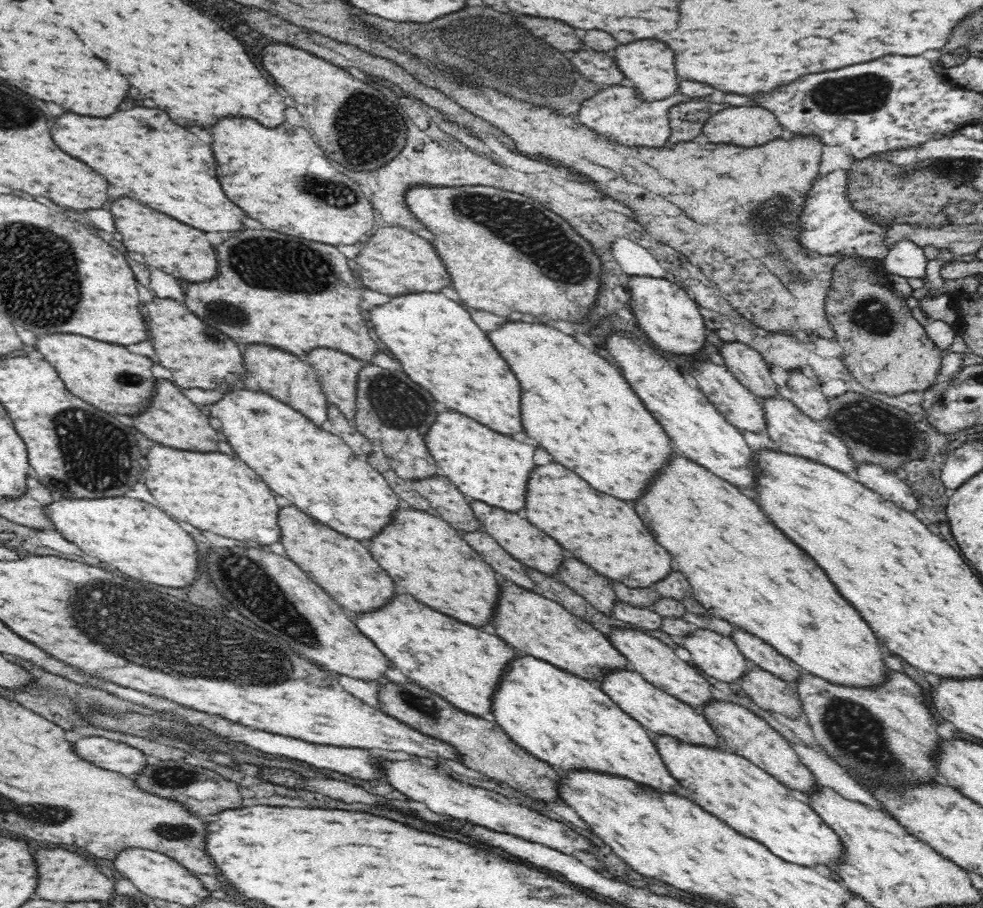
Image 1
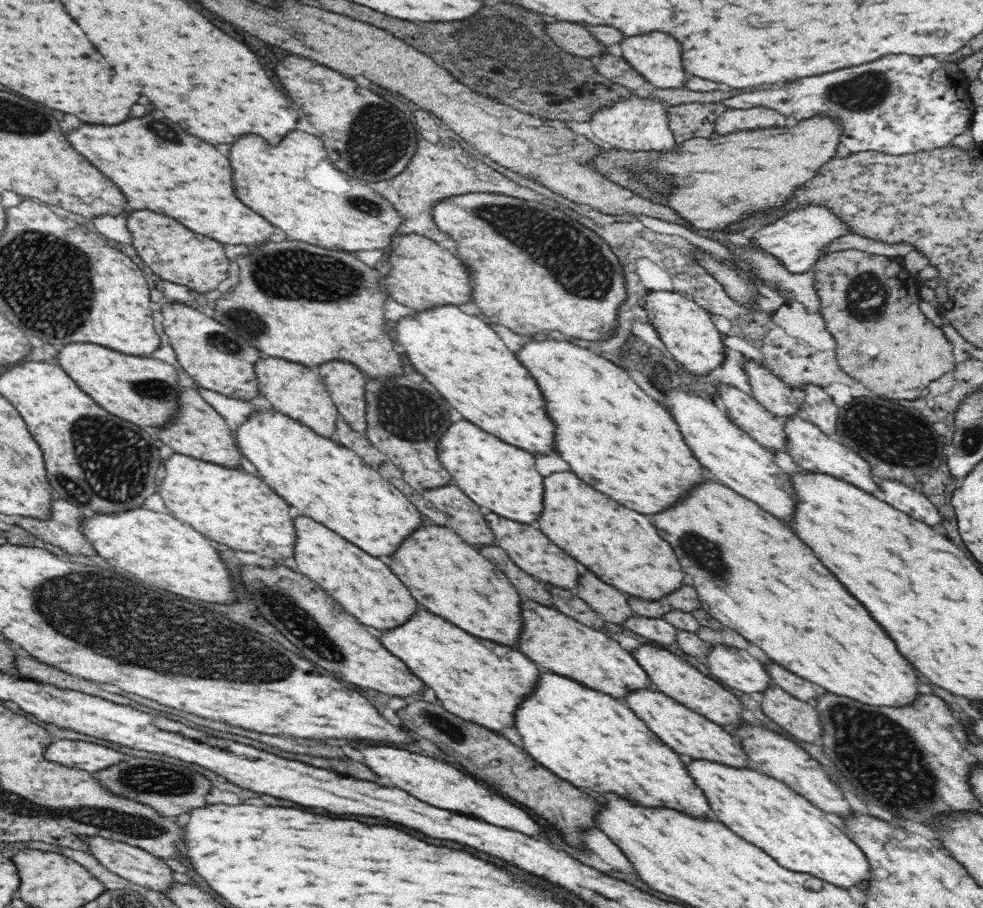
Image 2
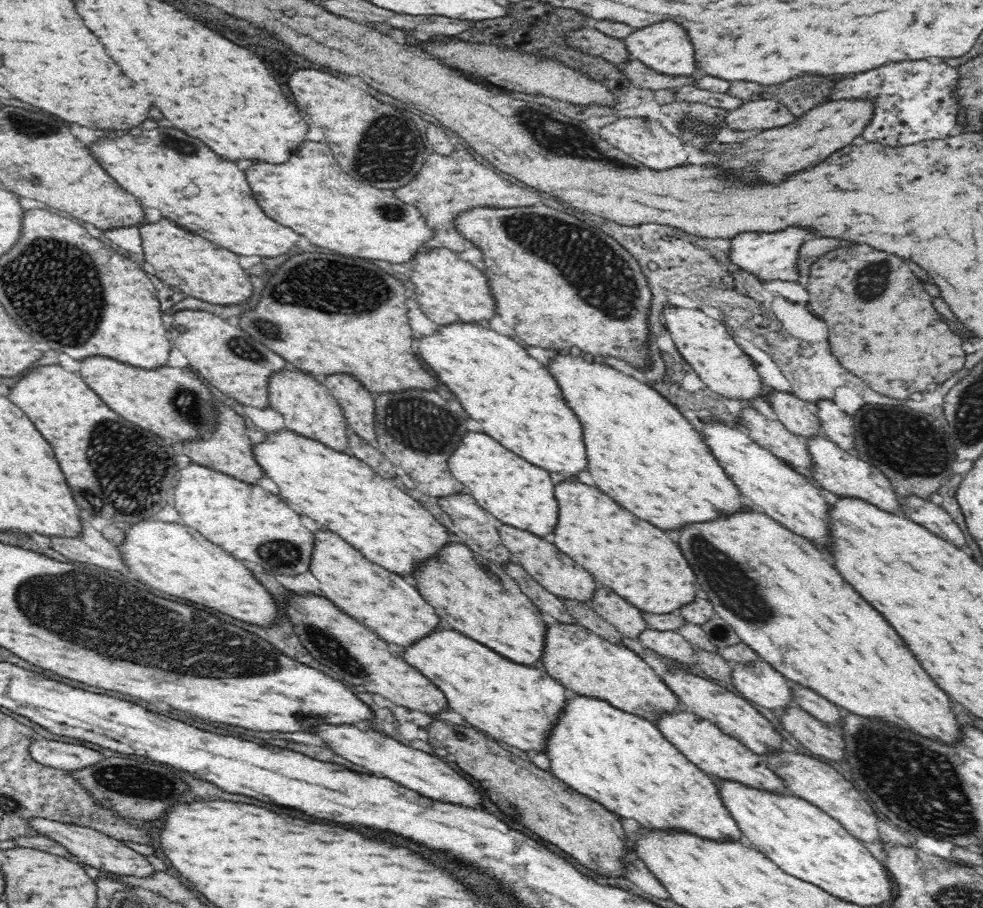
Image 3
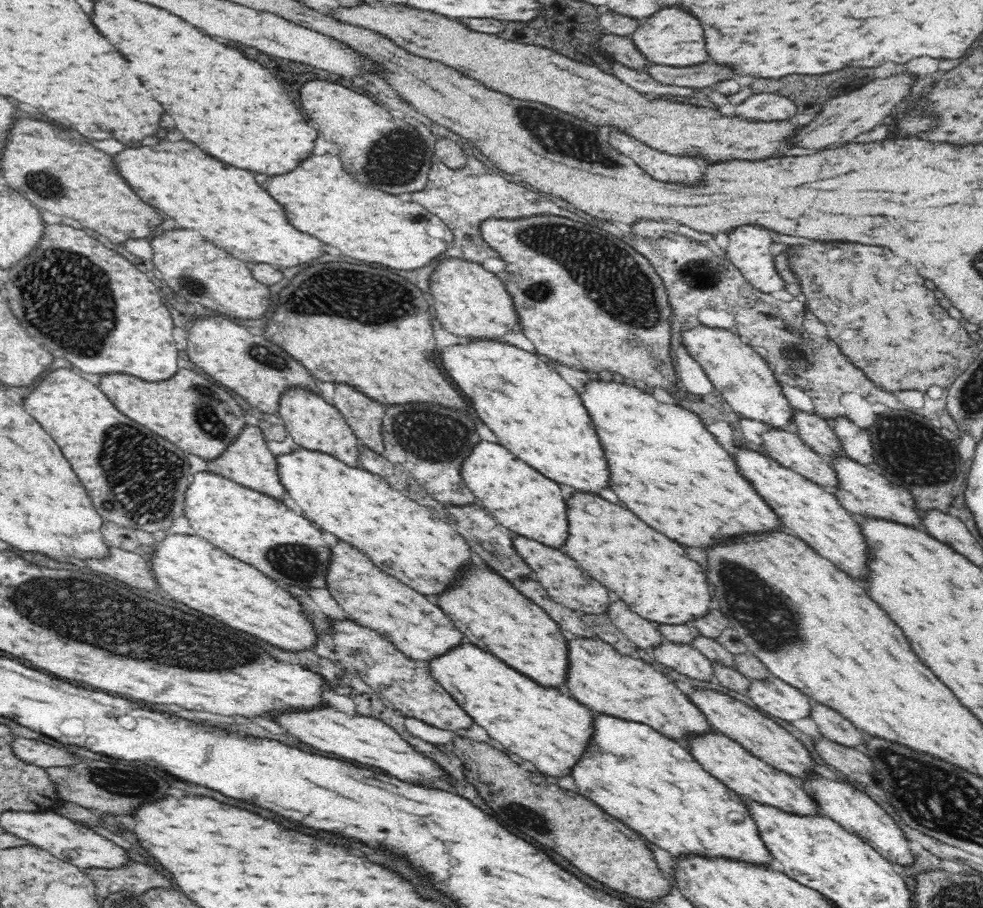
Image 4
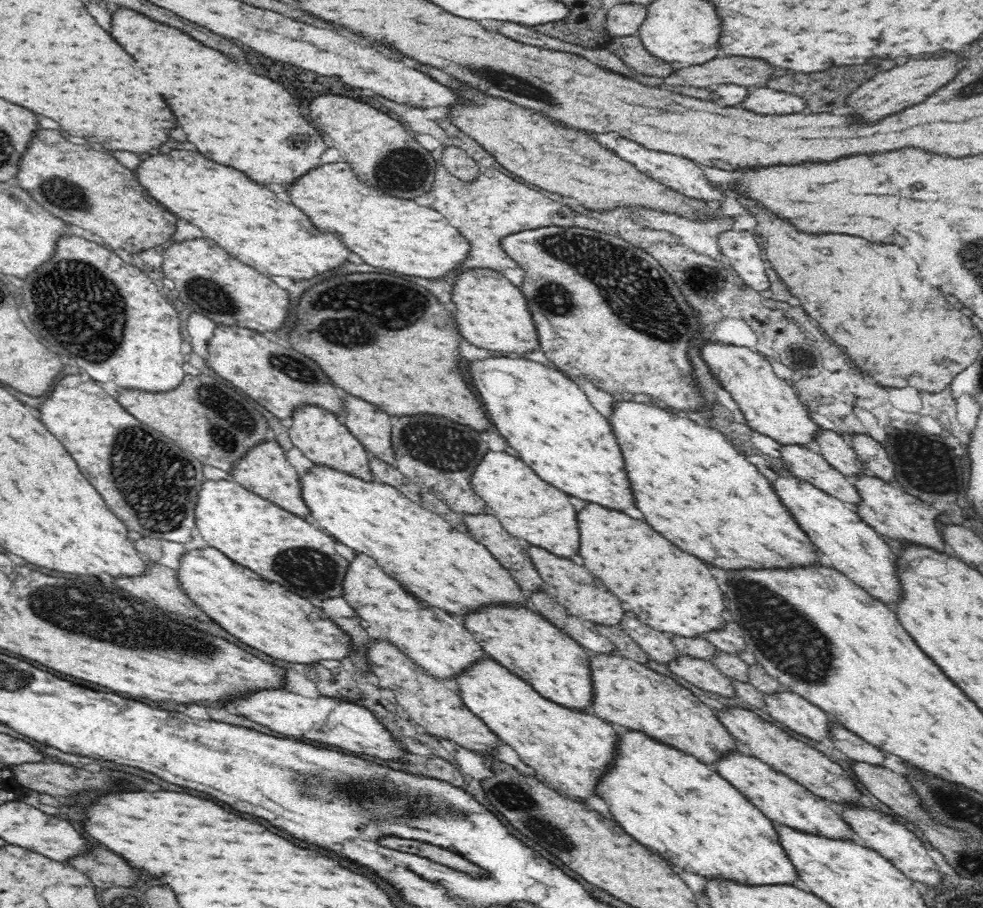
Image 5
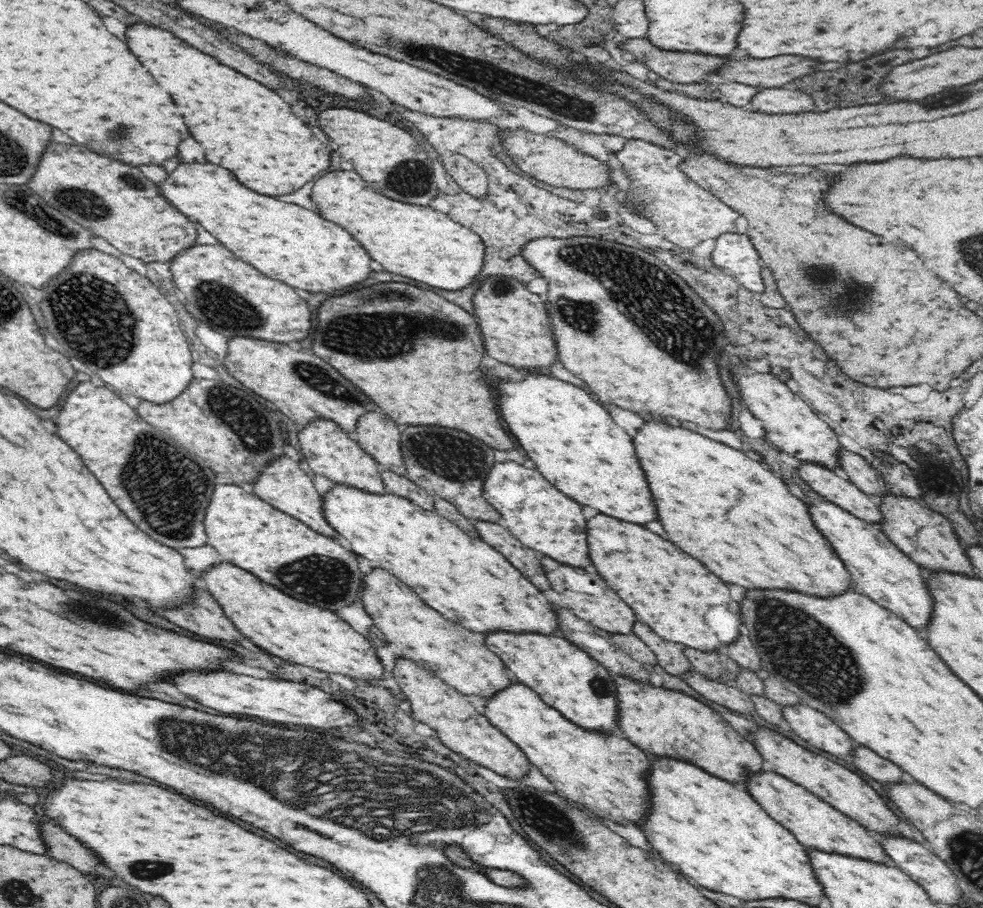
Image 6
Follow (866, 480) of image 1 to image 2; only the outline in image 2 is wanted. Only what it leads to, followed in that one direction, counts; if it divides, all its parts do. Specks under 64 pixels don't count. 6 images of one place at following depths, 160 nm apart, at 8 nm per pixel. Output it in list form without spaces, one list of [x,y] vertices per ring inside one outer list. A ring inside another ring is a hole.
[[[880,479],[878,482],[882,490],[882,500],[896,510],[930,526],[944,524],[944,515],[940,514],[938,506],[919,490],[911,489],[896,480]]]

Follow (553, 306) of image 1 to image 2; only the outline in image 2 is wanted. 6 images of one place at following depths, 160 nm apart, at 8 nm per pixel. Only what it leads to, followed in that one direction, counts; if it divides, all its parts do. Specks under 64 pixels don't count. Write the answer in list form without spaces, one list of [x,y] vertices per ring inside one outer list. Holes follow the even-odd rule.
[[[468,194],[460,197],[453,197],[434,207],[436,225],[441,231],[452,235],[452,240],[457,244],[457,255],[462,258],[463,262],[469,267],[472,274],[472,285],[474,285],[474,304],[481,310],[482,317],[492,324],[506,326],[522,336],[529,339],[550,339],[551,337],[559,338],[578,338],[578,340],[588,340],[588,342],[606,342],[614,338],[618,330],[618,314],[620,308],[628,302],[628,283],[624,277],[625,269],[623,263],[618,259],[618,255],[612,251],[608,241],[602,236],[596,236],[590,228],[584,224],[572,220],[571,216],[546,206],[544,203],[533,201],[522,201],[512,199],[511,197],[500,197],[490,194]]]

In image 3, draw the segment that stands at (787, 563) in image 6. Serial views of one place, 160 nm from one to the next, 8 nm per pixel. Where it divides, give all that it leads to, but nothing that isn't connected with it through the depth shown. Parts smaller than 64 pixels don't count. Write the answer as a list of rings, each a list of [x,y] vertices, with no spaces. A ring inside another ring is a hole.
[[[558,354],[548,370],[558,379],[568,405],[576,410],[586,430],[586,446],[590,456],[588,472],[598,489],[622,504],[626,510],[634,512],[652,526],[670,532],[680,532],[690,524],[754,510],[754,504],[746,502],[746,497],[728,477],[703,434],[680,414],[670,400],[649,384],[641,383],[598,359],[586,359],[582,355]]]

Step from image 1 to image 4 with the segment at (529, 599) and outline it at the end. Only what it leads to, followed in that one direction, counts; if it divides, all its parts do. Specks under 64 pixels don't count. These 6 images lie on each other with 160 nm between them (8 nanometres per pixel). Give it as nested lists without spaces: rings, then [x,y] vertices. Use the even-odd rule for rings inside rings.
[[[569,636],[569,640],[571,674],[567,683],[568,694],[595,714],[645,724],[666,738],[684,742],[688,746],[696,737],[704,737],[716,731],[690,696],[651,664],[636,656],[620,654],[598,637],[584,639]]]

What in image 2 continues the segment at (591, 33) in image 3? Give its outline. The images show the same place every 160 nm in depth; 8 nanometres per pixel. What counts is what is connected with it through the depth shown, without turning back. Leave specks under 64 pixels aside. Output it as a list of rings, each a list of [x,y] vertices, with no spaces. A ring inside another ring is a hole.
[[[558,22],[548,26],[548,34],[552,40],[566,52],[580,56],[595,57],[595,55],[609,54],[608,46],[598,44],[596,38],[586,30],[586,26],[572,24],[572,22]]]

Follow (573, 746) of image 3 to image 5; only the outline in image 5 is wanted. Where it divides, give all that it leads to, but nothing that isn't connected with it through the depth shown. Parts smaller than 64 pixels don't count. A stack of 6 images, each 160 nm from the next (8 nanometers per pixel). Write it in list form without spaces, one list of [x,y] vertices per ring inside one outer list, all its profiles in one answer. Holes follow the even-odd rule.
[[[620,730],[620,750],[619,757],[610,772],[599,784],[599,796],[606,802],[614,820],[622,828],[633,836],[638,842],[647,846],[649,849],[659,852],[661,857],[668,862],[672,862],[688,874],[699,874],[707,880],[733,882],[739,886],[746,887],[770,887],[770,886],[792,886],[803,887],[800,882],[800,875],[792,859],[788,857],[787,850],[784,849],[783,841],[780,838],[779,830],[774,826],[771,818],[768,818],[755,804],[752,804],[728,779],[720,775],[711,765],[700,762],[697,758],[684,754],[674,748],[653,741],[648,735],[638,733],[629,733],[626,730]]]

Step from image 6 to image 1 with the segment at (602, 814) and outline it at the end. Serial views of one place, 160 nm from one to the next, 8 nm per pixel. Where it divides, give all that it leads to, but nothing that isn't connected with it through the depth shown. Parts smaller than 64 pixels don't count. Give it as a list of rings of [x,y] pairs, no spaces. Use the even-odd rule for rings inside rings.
[[[396,594],[386,609],[366,615],[354,614],[362,634],[406,677],[447,700],[454,708],[484,718],[493,714],[494,698],[520,652],[493,631],[464,626],[432,610],[409,594]]]

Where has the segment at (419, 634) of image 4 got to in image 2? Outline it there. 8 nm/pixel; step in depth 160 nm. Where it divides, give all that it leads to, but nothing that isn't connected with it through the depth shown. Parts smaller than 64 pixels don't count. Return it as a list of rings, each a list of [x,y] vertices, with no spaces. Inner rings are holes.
[[[300,515],[295,518],[295,523],[299,534],[296,540],[297,568],[305,577],[321,586],[361,624],[375,633],[379,631],[384,634],[388,630],[406,625],[422,608],[385,560],[365,553],[337,532],[312,518]]]

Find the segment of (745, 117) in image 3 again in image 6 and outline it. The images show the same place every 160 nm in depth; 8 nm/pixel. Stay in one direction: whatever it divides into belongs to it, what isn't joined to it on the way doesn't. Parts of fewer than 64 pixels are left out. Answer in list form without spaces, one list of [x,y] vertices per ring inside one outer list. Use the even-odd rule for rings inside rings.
[[[768,87],[762,88],[754,96],[752,110],[764,114],[802,114],[802,112],[814,112],[814,100],[807,91]]]

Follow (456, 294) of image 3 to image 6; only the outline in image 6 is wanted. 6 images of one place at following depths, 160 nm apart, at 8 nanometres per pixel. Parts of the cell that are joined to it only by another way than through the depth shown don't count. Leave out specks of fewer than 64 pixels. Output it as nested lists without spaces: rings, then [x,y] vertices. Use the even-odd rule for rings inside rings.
[[[491,276],[484,280],[472,298],[474,313],[480,318],[487,354],[494,360],[524,368],[530,372],[550,372],[558,362],[558,341],[552,327],[547,303],[524,287],[524,283],[510,277]]]

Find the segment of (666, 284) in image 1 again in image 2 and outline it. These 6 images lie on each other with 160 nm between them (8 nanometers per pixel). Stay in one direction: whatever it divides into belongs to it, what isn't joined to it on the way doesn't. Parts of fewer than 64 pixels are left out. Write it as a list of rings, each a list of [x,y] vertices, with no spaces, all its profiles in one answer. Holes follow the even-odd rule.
[[[650,290],[646,298],[644,315],[654,326],[660,340],[666,346],[667,352],[682,365],[689,373],[704,376],[711,382],[717,380],[718,370],[722,368],[724,360],[728,358],[728,348],[710,313],[694,301],[687,299],[678,292],[656,292]]]

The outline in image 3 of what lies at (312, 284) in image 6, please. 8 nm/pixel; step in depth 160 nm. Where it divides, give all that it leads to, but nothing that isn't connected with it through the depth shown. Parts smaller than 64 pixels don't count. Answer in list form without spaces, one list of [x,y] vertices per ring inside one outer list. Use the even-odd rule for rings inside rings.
[[[156,128],[138,138],[122,136],[122,148],[120,148],[120,138],[110,134],[110,138],[104,138],[98,142],[98,146],[93,145],[89,148],[108,174],[129,194],[132,194],[142,206],[160,210],[162,218],[172,220],[178,226],[234,254],[278,258],[296,250],[298,242],[302,240],[298,232],[272,220],[267,215],[267,211],[260,206],[259,200],[253,194],[246,172],[240,170],[234,162],[228,162],[220,158],[218,154],[214,154],[212,150],[208,150],[204,142],[190,138],[188,134],[180,130]]]

